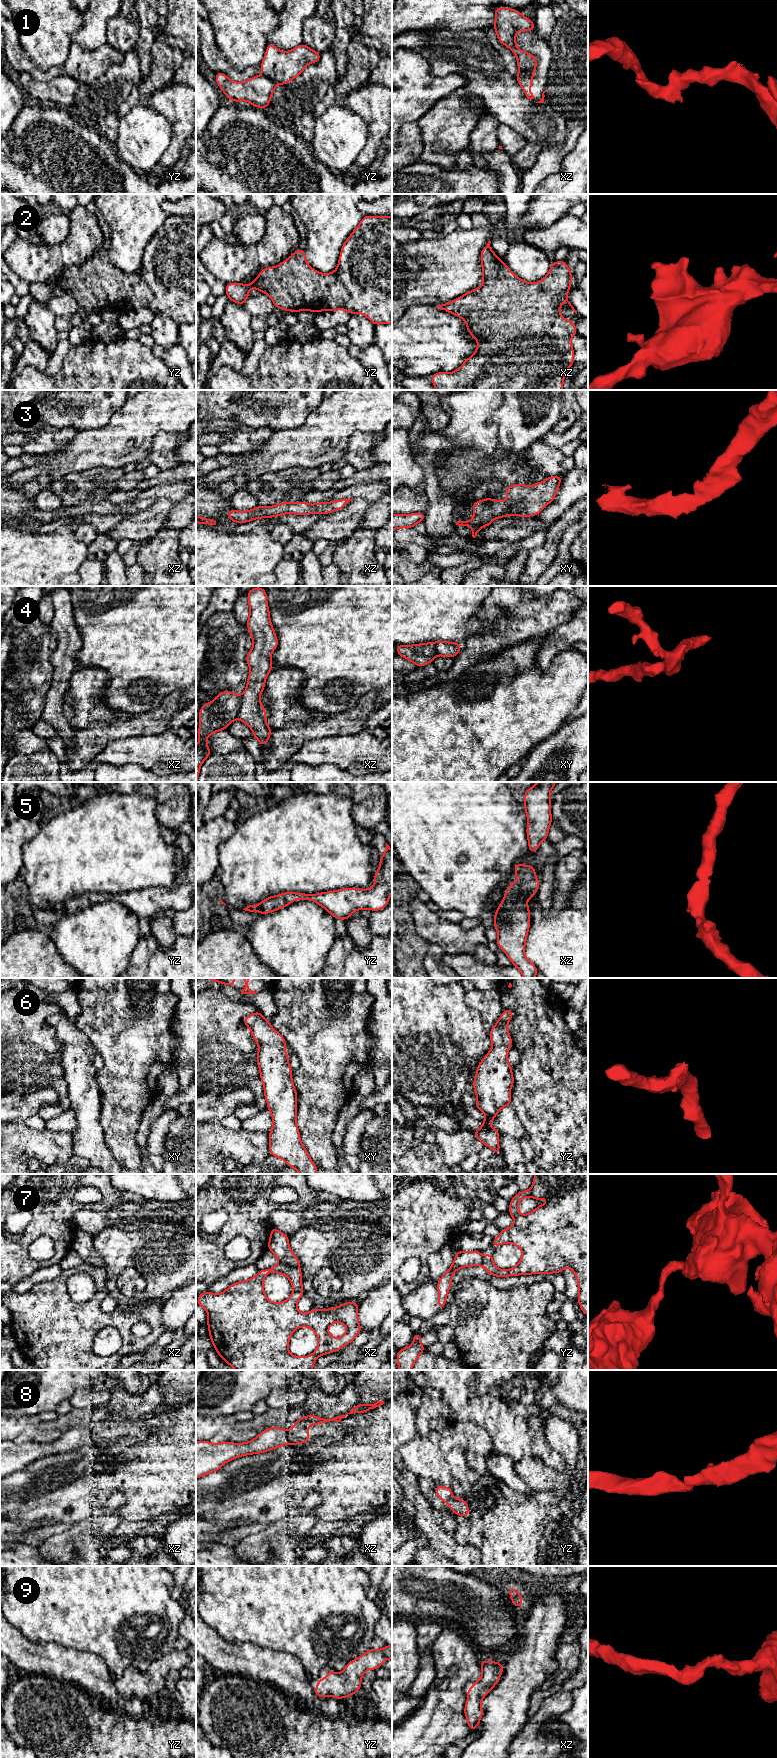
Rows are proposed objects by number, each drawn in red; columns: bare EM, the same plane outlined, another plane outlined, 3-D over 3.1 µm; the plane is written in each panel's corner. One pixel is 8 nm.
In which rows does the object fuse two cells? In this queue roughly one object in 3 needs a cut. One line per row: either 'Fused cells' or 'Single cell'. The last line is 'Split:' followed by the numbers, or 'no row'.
1: Fused cells
2: Single cell
3: Single cell
4: Fused cells
5: Single cell
6: Single cell
7: Fused cells
8: Single cell
9: Single cell
Split: 1, 4, 7

